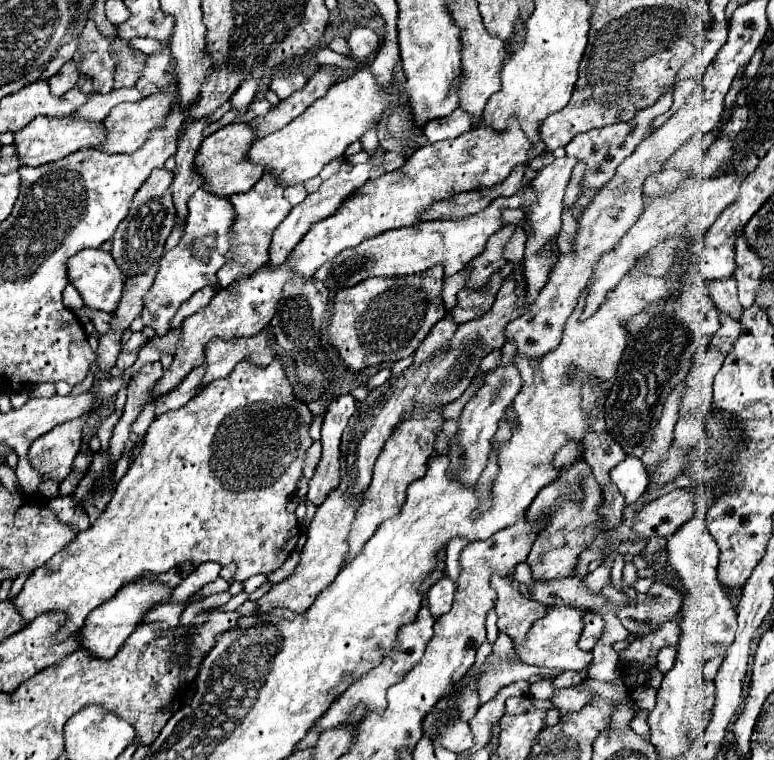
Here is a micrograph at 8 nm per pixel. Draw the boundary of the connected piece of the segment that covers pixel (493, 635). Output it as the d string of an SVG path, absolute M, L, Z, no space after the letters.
M491 609L488 612L486 623L485 623L486 631L487 631L486 632L486 639L490 643L495 642L495 640L498 636L498 633L499 633L499 630L497 627L497 620L498 620L498 617L497 617L495 610Z

